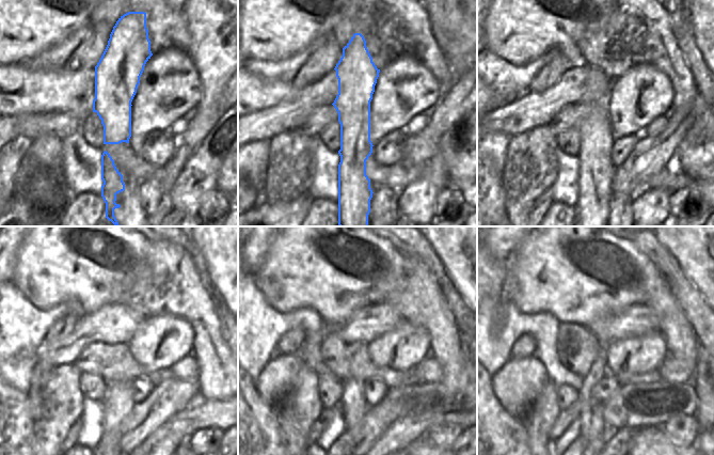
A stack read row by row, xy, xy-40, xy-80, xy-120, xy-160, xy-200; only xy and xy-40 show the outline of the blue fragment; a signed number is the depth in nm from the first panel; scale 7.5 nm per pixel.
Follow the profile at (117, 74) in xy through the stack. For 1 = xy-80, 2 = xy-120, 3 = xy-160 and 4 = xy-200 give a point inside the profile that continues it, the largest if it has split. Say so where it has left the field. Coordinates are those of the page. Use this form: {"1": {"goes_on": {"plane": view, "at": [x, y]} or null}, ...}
{"1": {"goes_on": {"plane": "xy-80", "at": [596, 168]}}, "2": {"goes_on": {"plane": "xy-120", "at": [116, 403]}}, "3": {"goes_on": {"plane": "xy-160", "at": [353, 406]}}, "4": {"goes_on": {"plane": "xy-200", "at": [591, 427]}}}

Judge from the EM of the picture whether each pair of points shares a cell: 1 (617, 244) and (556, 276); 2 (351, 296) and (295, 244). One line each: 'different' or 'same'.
1: same
2: same

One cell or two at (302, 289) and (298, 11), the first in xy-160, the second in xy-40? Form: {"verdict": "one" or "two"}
{"verdict": "one"}

